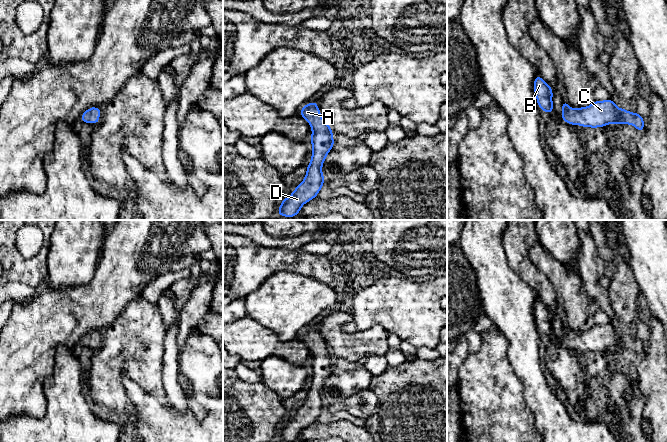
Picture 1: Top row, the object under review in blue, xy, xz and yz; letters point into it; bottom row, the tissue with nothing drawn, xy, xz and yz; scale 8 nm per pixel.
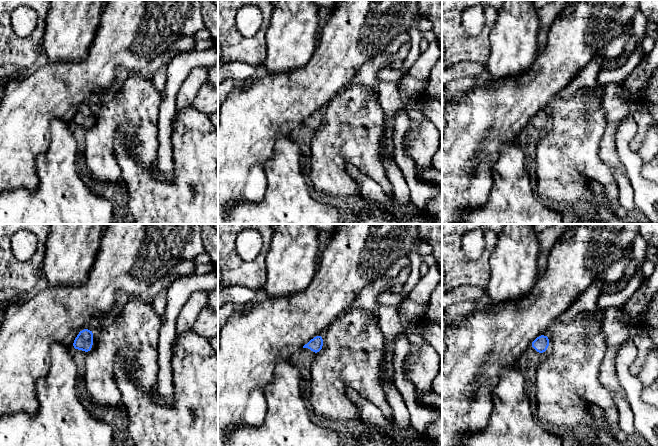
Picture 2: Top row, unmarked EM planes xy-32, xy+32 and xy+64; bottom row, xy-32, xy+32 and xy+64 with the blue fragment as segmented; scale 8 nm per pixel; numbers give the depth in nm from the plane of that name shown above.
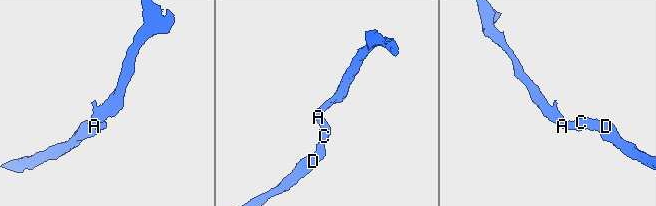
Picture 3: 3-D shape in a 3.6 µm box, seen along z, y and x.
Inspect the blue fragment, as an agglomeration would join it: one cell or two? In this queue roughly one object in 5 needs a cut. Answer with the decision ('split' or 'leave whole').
leave whole

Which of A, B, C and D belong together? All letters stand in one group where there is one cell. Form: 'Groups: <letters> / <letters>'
Groups: A B C D

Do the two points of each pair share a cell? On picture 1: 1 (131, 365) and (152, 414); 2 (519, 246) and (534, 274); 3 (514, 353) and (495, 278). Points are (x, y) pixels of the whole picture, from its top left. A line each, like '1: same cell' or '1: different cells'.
1: different cells
2: same cell
3: same cell

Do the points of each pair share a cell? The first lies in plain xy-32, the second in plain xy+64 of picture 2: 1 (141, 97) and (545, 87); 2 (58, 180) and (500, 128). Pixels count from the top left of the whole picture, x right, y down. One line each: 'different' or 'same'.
1: different
2: different

